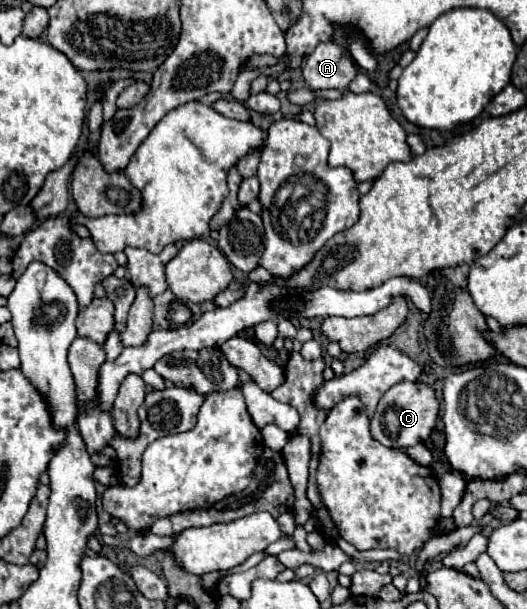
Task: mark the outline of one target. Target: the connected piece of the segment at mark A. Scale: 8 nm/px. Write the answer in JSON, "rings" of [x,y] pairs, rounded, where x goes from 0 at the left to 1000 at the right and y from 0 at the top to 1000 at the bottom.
{"rings":[[[632,67],[605,71],[598,84],[579,97],[575,126],[586,146],[647,146],[655,149],[677,123],[677,107],[658,87]]]}

